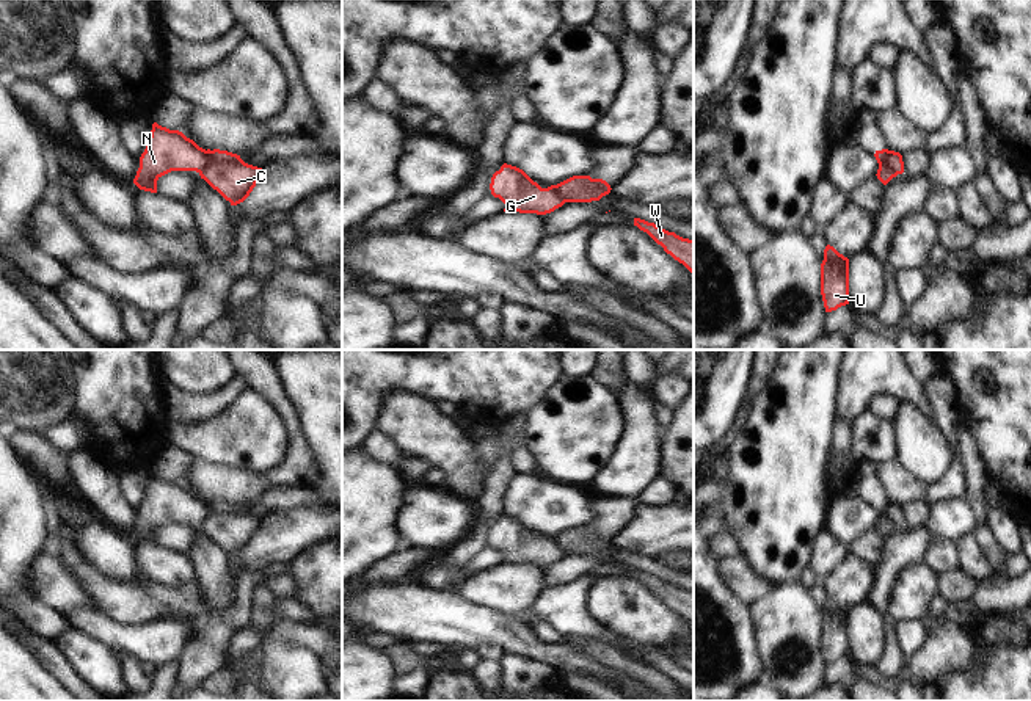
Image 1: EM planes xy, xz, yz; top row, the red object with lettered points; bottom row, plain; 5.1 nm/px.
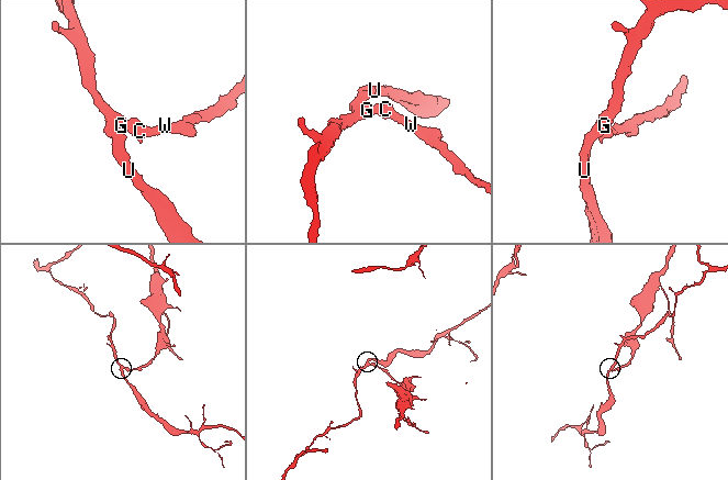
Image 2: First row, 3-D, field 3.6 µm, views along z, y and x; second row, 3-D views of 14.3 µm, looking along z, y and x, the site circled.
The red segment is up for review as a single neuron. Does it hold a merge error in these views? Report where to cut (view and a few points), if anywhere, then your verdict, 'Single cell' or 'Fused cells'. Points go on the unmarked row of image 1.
Split along yz (888, 502), (888, 518), (898, 524). Fused cells

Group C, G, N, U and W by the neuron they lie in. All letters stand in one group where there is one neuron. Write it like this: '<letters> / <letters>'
C W / G N U

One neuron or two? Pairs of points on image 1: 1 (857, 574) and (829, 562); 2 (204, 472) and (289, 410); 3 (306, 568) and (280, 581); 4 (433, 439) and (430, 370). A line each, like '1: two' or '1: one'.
1: two
2: one
3: two
4: two

